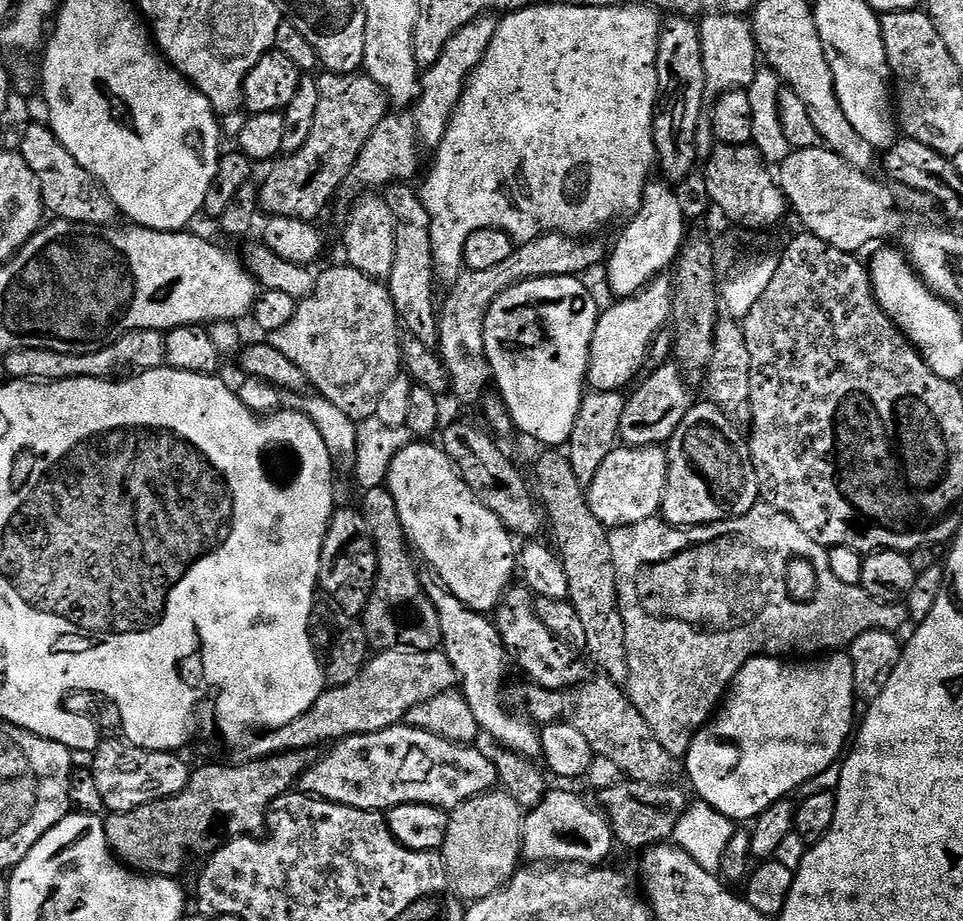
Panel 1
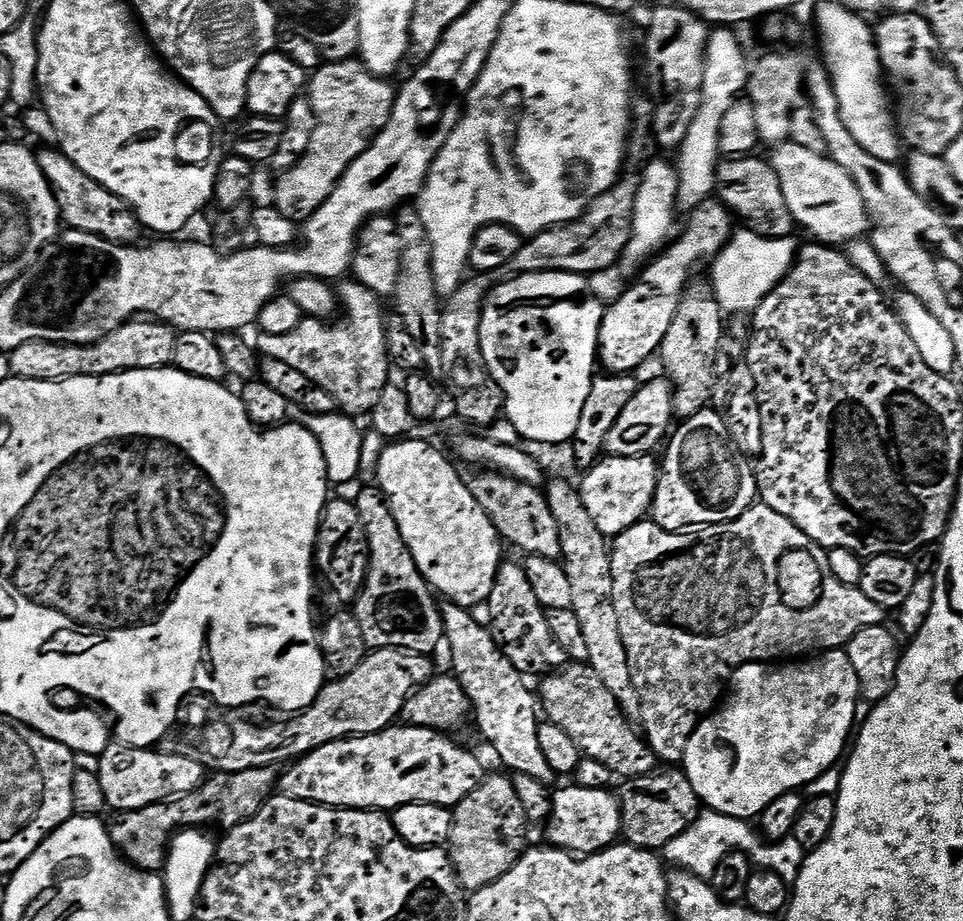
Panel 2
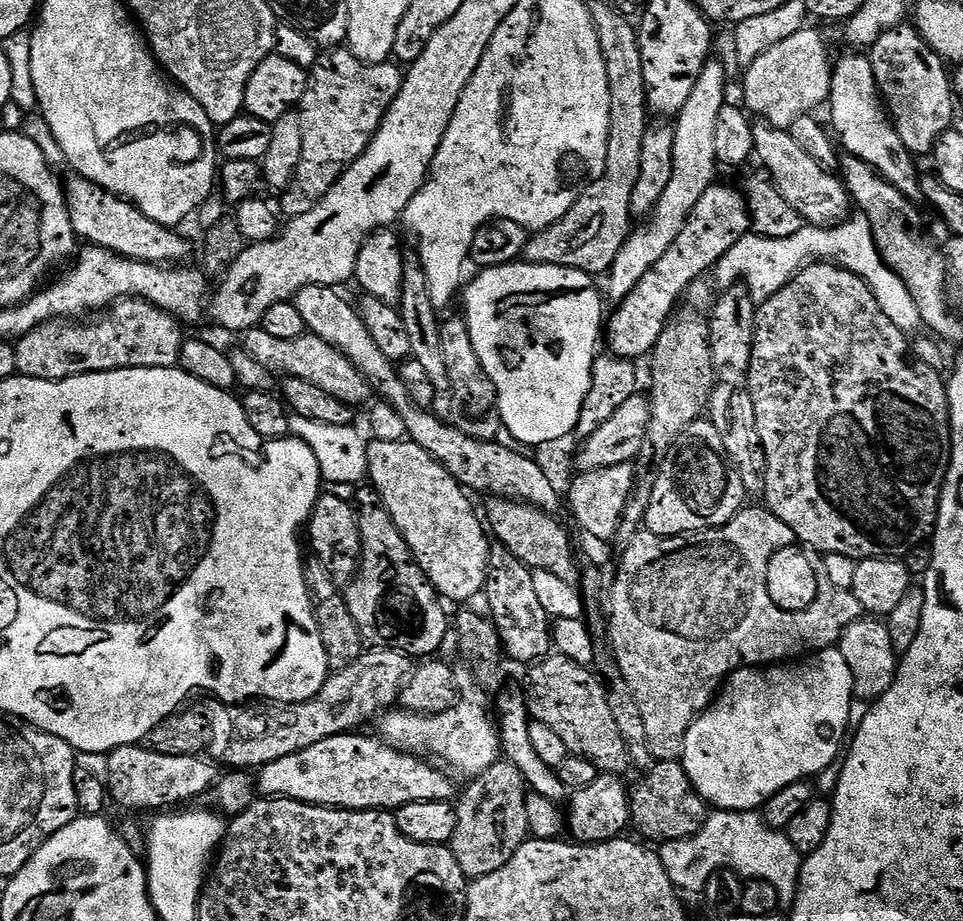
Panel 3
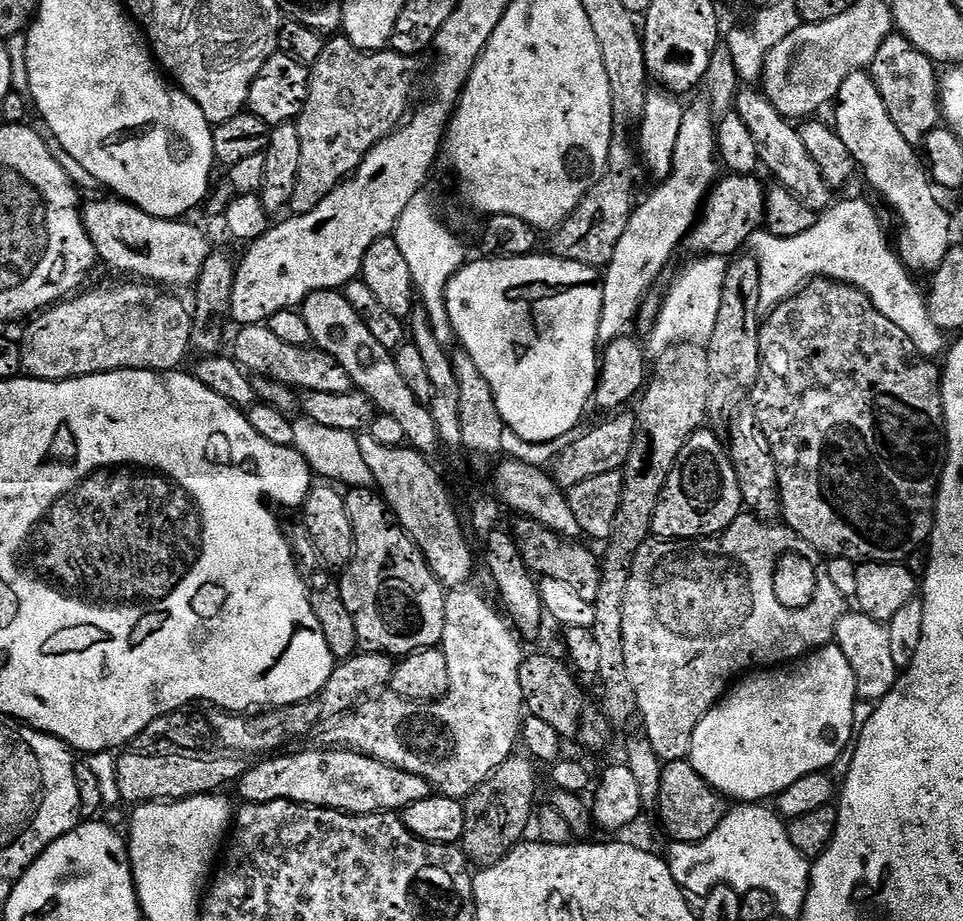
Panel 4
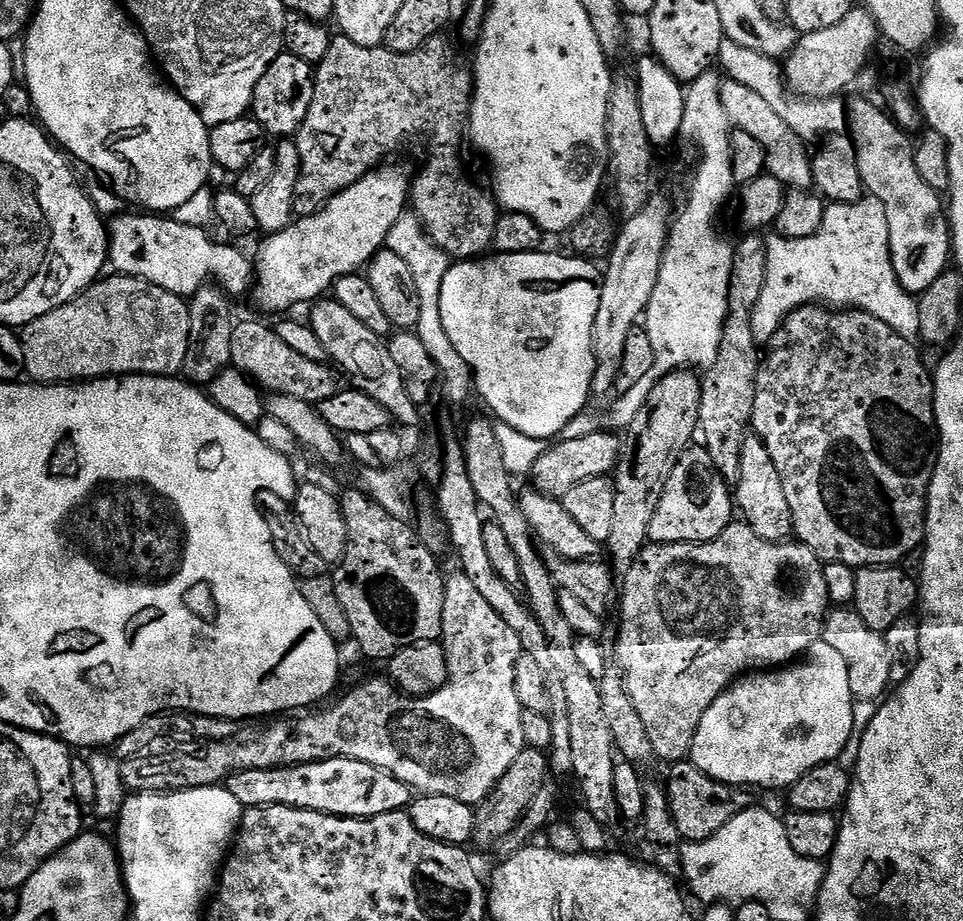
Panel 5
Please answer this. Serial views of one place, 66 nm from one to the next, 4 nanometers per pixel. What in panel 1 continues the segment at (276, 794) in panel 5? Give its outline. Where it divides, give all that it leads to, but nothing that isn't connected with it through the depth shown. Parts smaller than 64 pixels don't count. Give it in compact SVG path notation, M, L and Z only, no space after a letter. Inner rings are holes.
M401 722L395 728L363 732L361 736L345 736L343 740L333 743L327 749L329 752L317 764L315 761L301 774L298 788L319 799L361 808L367 812L387 810L399 804L429 804L435 808L451 810L462 802L478 798L497 787L496 767L491 755L487 751L479 752L478 749L479 747L467 744L455 744Z

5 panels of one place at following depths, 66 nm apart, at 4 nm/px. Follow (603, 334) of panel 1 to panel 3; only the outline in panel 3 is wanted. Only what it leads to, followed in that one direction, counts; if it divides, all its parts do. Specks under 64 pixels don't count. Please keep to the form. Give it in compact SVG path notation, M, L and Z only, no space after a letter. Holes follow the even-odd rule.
M713 182L710 190L698 198L686 226L682 226L682 234L674 238L670 250L650 266L642 282L638 282L625 300L615 305L616 313L613 316L611 313L606 324L606 344L608 340L611 355L633 362L639 361L639 356L647 352L649 355L673 319L676 303L685 299L691 285L706 274L703 272L711 273L723 255L750 232L752 216L748 213L748 201L743 191L720 183Z

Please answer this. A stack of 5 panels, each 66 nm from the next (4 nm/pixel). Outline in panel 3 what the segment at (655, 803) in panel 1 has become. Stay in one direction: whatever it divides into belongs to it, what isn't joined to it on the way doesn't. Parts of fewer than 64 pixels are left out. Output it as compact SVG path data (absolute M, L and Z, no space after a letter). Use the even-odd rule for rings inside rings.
M661 760L630 792L631 827L641 832L648 842L690 838L702 830L710 815L710 805L696 792L680 760Z

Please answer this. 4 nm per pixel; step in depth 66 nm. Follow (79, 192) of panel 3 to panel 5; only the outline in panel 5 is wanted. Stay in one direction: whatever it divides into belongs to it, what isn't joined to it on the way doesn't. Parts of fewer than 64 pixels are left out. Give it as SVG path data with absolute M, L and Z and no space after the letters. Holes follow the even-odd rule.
M164 214L128 215L115 215L107 225L108 258L119 275L145 280L185 298L191 298L209 282L215 282L232 298L253 291L253 261L228 244L215 244L203 227L184 225Z

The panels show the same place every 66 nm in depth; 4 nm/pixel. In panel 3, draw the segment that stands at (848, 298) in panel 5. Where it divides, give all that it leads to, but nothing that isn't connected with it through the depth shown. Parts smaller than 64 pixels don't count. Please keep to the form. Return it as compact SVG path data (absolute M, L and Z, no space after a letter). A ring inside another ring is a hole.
M863 214L855 215L849 215L843 222L833 223L831 226L806 226L802 230L798 230L798 234L790 235L787 238L776 239L776 244L770 244L770 264L768 264L768 286L766 288L768 288L768 292L770 290L785 288L789 280L809 262L835 262L840 267L861 276L870 286L874 298L878 298L878 306L882 306L886 318L890 318L890 322L894 322L894 326L901 328L904 333L913 334L912 332L916 332L919 328L922 328L917 303L910 296L910 292L906 288L906 283L887 264L883 258L883 254L878 250L878 246L875 245L870 222Z

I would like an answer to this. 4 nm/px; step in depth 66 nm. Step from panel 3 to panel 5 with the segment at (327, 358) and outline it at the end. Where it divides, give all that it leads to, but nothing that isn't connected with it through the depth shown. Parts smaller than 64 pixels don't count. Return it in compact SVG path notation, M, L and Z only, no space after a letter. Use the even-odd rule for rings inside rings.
M241 319L235 325L232 364L268 394L290 394L290 398L302 398L302 402L318 406L322 401L329 400L338 390L335 376L337 373L327 363L302 358L302 354L290 350L290 346L286 346L286 342L278 338L275 327L267 328L256 320Z

